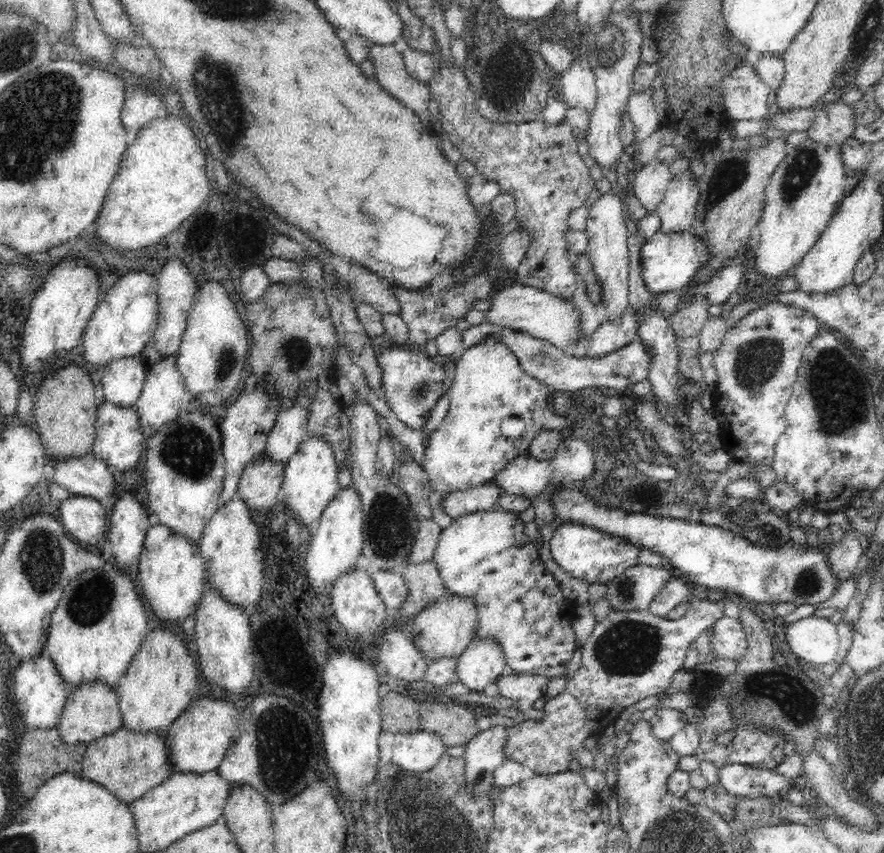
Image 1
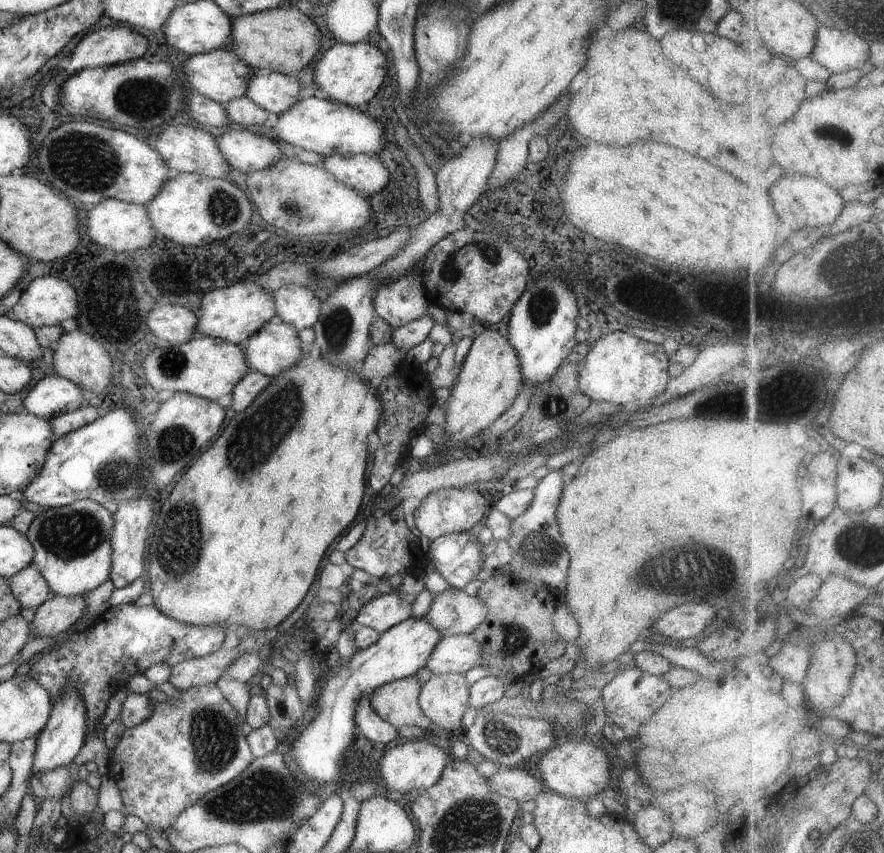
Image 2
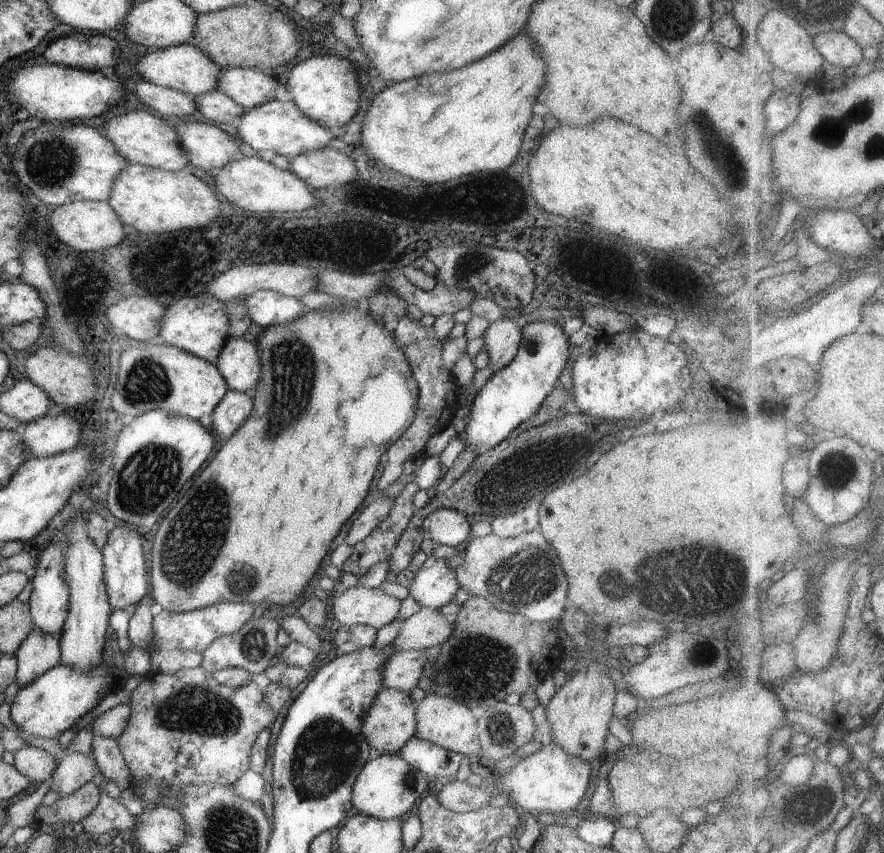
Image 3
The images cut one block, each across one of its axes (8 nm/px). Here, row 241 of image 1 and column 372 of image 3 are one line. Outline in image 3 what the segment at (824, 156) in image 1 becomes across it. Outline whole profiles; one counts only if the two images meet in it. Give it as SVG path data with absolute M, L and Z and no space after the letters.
M382 755L376 760L368 760L361 769L356 783L352 788L352 805L360 813L379 820L403 820L409 814L414 804L420 802L432 789L429 781L399 755Z

